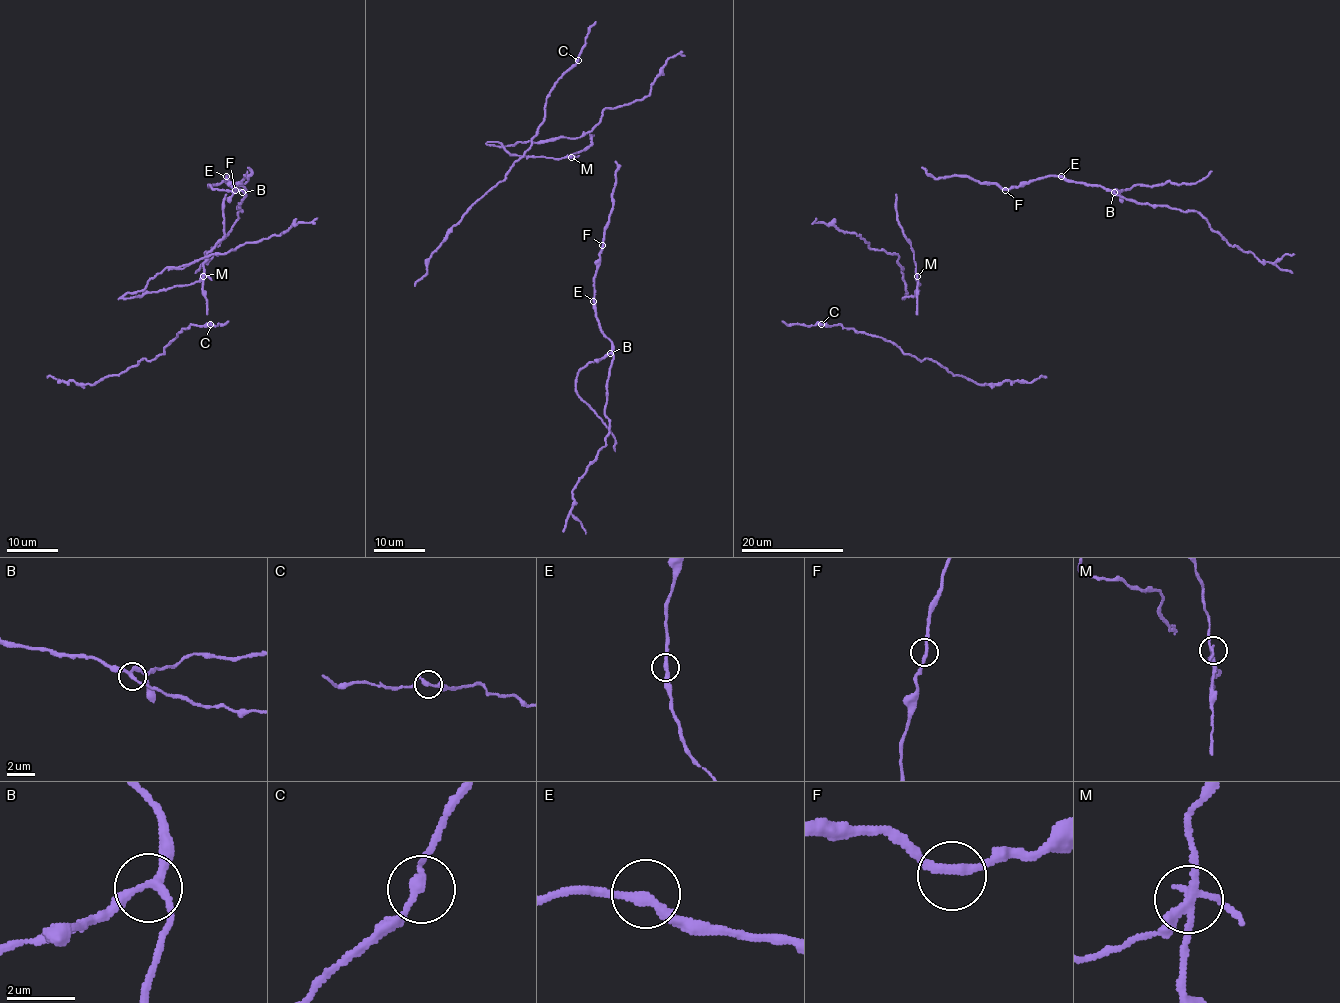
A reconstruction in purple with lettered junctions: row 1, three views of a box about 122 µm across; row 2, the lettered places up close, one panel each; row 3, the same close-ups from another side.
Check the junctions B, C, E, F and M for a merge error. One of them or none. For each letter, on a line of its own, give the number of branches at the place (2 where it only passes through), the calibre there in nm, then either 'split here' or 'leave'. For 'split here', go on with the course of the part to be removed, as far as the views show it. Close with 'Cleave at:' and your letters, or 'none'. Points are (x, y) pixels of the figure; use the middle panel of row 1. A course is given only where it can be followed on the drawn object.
B: 3 branches meet; 200 nm thick; leave
C: 2 branches meet; 240 nm thick; leave
E: 2 branches meet; 280 nm thick; leave
F: 2 branches meet; 240 nm thick; leave
M: 4 branches meet; 240 nm thick; split here; foreign part runs (570, 156), (511, 155), (499, 142), (487, 143), (581, 137), (606, 108), (646, 97), (666, 60), (684, 55)
Cleave at: M

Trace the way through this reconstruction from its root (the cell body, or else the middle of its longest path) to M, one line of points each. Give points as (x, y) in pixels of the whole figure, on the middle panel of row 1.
M: (593, 136), (587, 147), (570, 156)

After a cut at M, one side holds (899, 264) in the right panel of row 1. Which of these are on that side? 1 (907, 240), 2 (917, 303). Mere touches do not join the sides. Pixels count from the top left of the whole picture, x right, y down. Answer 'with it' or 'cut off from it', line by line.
1: cut off from it
2: cut off from it

